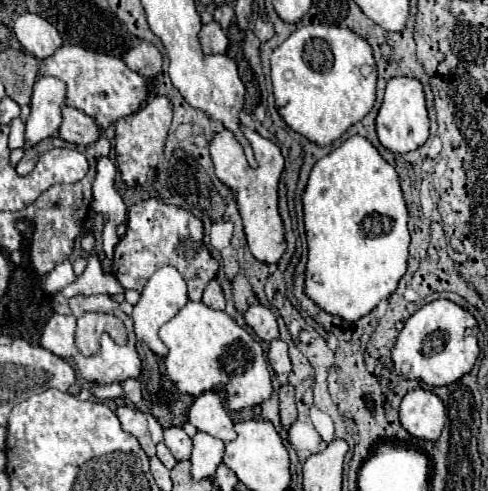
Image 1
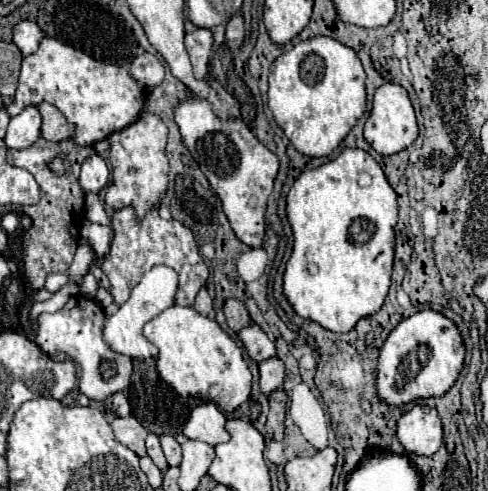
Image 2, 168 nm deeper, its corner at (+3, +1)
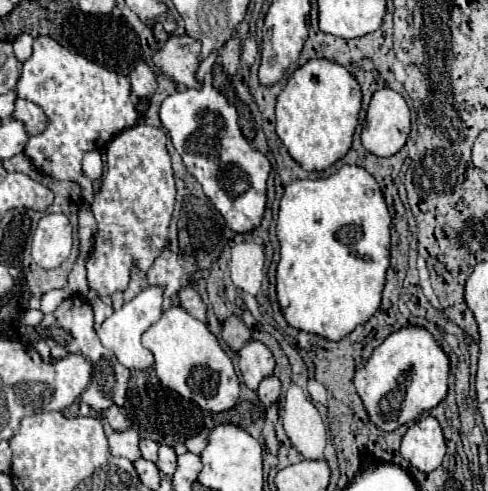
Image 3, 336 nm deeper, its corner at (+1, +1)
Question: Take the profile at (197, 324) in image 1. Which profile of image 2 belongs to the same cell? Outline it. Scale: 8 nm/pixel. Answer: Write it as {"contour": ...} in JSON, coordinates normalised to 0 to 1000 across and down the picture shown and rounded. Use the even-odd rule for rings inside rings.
{"contour":[[[352,621],[295,662],[295,686],[328,715],[320,735],[328,772],[365,804],[443,821],[455,837],[480,837],[512,809],[516,764],[496,711],[439,650],[414,646],[393,625]]]}

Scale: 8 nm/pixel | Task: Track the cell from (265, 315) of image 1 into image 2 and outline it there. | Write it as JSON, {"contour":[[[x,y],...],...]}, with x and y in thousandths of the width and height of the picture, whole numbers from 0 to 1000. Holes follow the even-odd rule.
{"contour":[[[512,658],[504,670],[496,670],[496,678],[488,678],[488,686],[496,690],[496,703],[504,707],[504,719],[516,735],[537,739],[553,727],[566,727],[561,699],[545,686],[545,678],[529,662]]]}

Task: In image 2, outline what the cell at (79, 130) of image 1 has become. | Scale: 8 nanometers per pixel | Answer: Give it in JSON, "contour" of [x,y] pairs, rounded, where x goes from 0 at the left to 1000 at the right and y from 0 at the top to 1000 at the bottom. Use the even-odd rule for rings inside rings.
{"contour":[[[82,210],[78,214],[82,234],[86,234],[86,279],[94,287],[135,287],[143,283],[143,251],[135,246],[135,238],[127,238],[127,230],[119,230],[119,222],[111,222],[111,214],[102,210]]]}

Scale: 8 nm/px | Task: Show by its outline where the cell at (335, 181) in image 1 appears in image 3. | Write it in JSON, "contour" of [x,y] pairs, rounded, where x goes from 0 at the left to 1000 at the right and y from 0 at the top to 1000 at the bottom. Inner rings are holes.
{"contour":[[[701,336],[684,356],[676,360],[660,360],[660,365],[611,365],[602,373],[594,373],[582,385],[578,409],[574,409],[574,434],[570,434],[570,487],[574,487],[574,536],[566,548],[566,593],[570,593],[570,613],[574,613],[574,629],[586,646],[586,654],[615,674],[627,678],[648,678],[660,682],[676,695],[697,695],[701,686],[709,686],[717,674],[730,670],[730,662],[750,658],[779,625],[779,605],[783,605],[783,589],[787,589],[787,564],[791,564],[791,548],[799,540],[799,430],[791,422],[791,405],[787,393],[775,377],[775,369],[738,336]]]}

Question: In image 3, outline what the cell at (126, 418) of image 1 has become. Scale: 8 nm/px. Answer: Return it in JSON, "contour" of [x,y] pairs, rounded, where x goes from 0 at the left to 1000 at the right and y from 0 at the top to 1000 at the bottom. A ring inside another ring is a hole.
{"contour":[[[258,874],[258,878],[234,878],[221,890],[225,902],[225,923],[242,927],[242,931],[258,931],[266,939],[279,939],[287,931],[287,890],[279,882],[279,874]]]}

